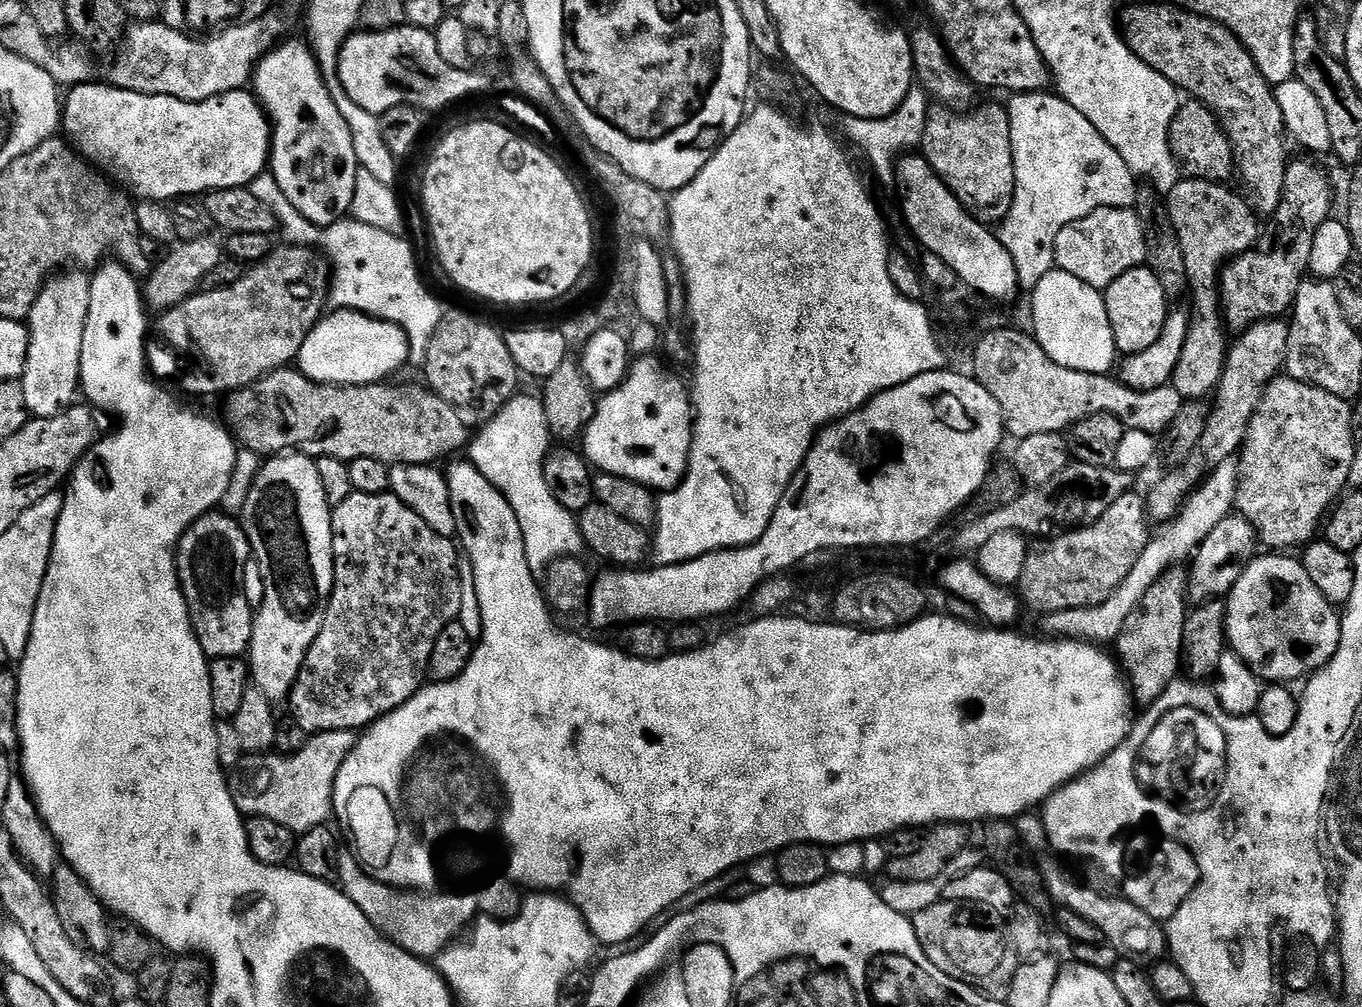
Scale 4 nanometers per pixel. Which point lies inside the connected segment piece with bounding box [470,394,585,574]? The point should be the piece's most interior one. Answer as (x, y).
(509, 452)

